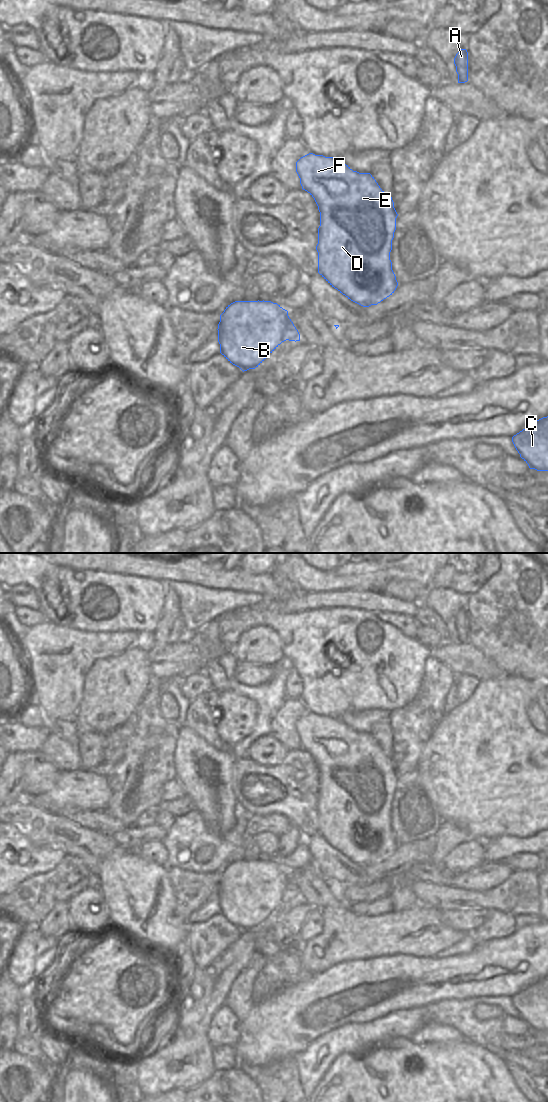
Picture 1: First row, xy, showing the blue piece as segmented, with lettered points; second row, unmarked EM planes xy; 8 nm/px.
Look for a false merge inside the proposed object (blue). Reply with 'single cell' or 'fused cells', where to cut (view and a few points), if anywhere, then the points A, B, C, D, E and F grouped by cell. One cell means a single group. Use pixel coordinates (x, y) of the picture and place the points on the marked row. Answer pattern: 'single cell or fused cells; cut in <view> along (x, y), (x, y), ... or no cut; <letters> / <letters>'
fused cells; cut in xy along (290, 319), (281, 341); A B D E F / C

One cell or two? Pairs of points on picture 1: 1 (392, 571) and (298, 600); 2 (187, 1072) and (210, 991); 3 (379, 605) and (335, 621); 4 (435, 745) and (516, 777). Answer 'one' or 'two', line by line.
1: two
2: one
3: two
4: one

